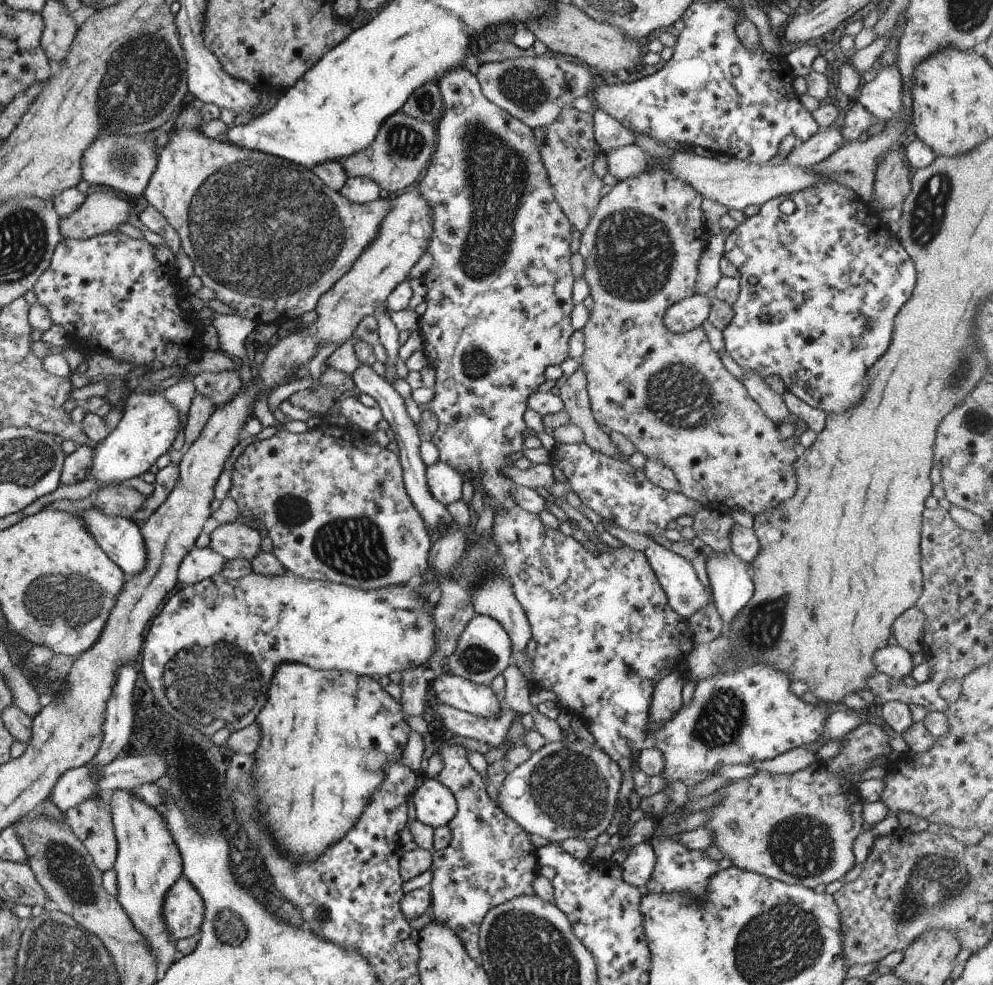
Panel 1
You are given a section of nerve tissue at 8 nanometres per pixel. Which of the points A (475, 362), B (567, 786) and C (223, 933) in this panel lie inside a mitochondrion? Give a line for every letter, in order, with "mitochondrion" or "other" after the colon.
A: mitochondrion
B: mitochondrion
C: mitochondrion

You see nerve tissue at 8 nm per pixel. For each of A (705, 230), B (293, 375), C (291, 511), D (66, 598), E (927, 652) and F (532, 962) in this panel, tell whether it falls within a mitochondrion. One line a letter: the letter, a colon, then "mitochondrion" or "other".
A: other
B: other
C: mitochondrion
D: mitochondrion
E: other
F: mitochondrion

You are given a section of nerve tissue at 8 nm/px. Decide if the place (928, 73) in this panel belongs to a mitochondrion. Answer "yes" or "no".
no

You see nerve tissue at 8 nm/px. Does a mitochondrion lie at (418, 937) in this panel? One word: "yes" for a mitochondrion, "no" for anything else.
no

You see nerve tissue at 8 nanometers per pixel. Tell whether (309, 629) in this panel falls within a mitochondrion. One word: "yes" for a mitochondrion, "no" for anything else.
no

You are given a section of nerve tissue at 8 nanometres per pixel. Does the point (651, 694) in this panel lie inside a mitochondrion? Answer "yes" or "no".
no

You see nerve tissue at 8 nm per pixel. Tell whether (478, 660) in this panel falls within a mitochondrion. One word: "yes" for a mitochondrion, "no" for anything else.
yes

